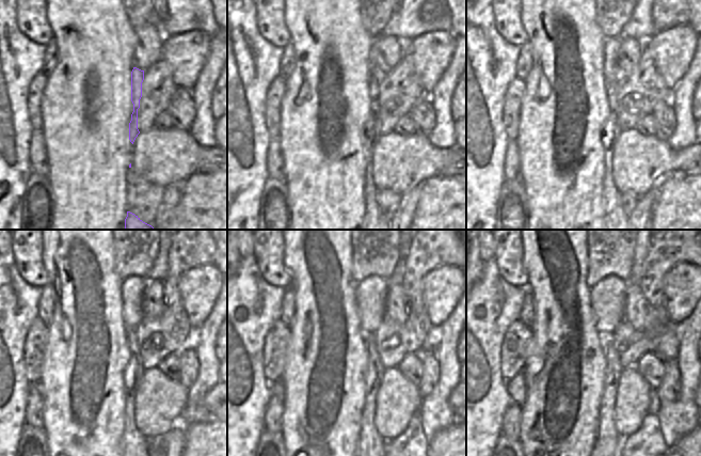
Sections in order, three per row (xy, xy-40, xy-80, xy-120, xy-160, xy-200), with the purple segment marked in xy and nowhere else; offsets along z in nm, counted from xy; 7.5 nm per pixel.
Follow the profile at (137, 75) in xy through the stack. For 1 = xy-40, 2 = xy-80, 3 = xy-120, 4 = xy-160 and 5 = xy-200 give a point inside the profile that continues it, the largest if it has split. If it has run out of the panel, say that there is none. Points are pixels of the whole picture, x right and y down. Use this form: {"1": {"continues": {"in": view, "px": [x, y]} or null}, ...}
{"1": {"continues": {"in": "xy-40", "px": [372, 134]}}, "2": {"continues": {"in": "xy-80", "px": [611, 129]}}, "3": {"continues": {"in": "xy-120", "px": [134, 445]}}, "4": {"continues": {"in": "xy-160", "px": [370, 445]}}, "5": {"continues": {"in": "xy-200", "px": [608, 446]}}}

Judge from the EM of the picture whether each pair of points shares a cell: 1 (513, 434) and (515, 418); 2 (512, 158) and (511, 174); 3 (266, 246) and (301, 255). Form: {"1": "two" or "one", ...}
{"1": "one", "2": "one", "3": "two"}

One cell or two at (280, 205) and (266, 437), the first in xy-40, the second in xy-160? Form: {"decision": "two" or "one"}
{"decision": "one"}

